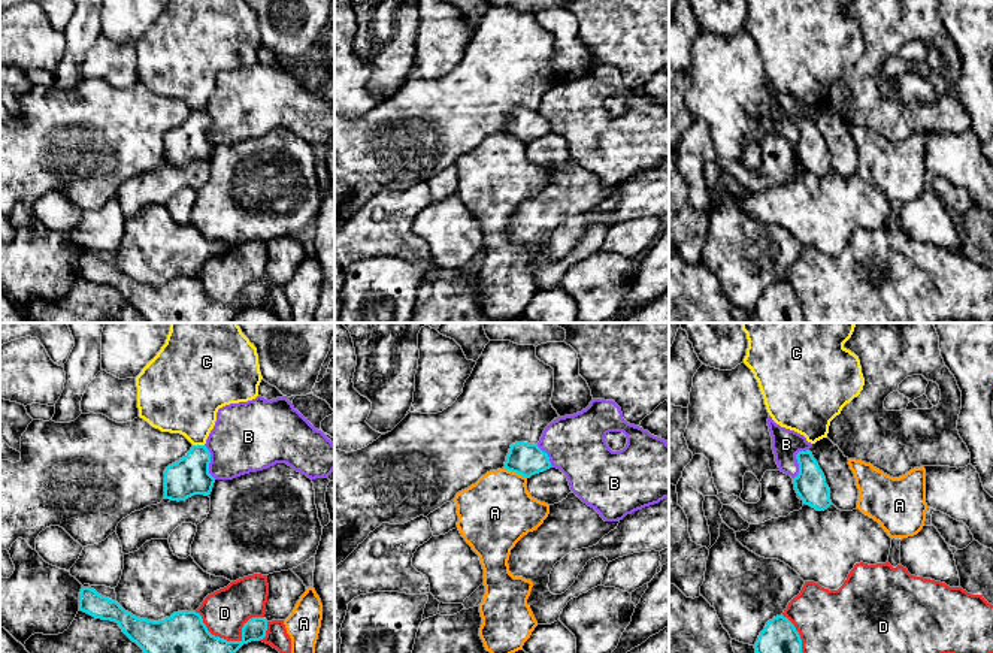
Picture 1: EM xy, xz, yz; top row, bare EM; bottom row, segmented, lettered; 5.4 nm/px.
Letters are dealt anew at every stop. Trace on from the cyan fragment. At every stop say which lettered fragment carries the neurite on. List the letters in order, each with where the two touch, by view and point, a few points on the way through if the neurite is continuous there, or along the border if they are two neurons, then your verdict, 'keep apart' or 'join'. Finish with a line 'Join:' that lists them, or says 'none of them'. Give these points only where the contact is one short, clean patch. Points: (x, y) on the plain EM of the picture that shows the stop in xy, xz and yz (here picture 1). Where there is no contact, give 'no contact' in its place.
A: xz (515, 136) | keep apart
B: yz (798, 126) | along yz (808, 114), (796, 120), (798, 139), (793, 144) | keep apart
C: xy (199, 111) | along xy (193, 109), (203, 111) | keep apart
D: xy (232, 307) | keep apart
Join: none of them

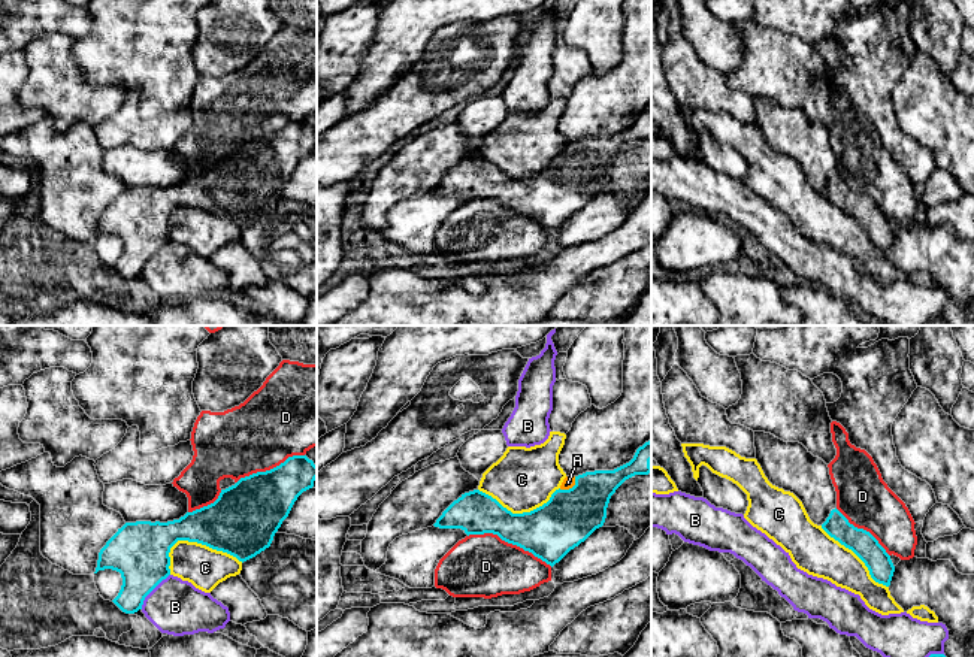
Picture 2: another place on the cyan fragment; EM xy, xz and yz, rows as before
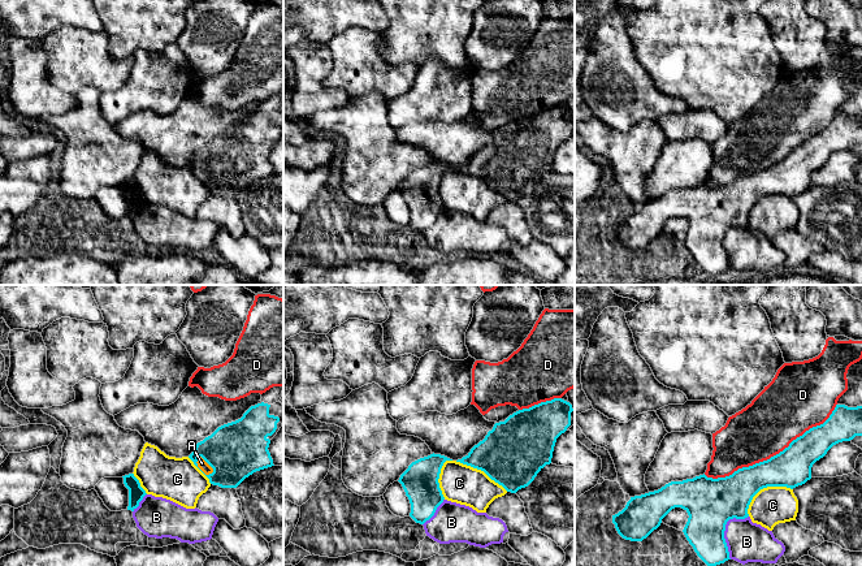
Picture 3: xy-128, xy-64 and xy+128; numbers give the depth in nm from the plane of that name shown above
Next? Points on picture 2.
A: xz (569, 154) | across xz (569, 182), (569, 154), (568, 148) | join
B: xy (151, 256) | keep apart
C: xy (205, 209) | keep apart
D: xz (510, 208) | keep apart
Join: A

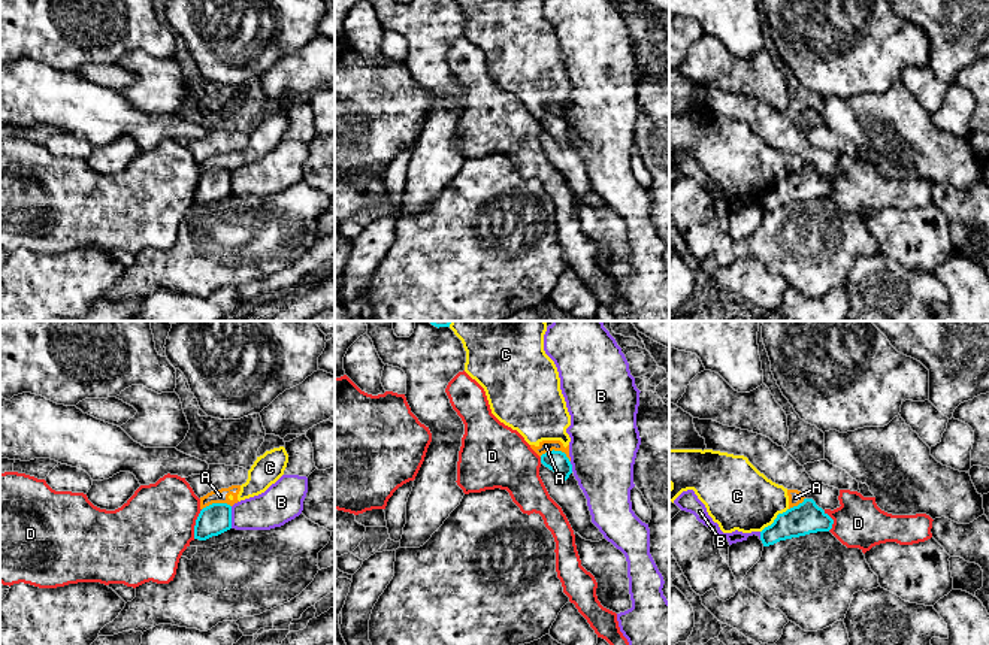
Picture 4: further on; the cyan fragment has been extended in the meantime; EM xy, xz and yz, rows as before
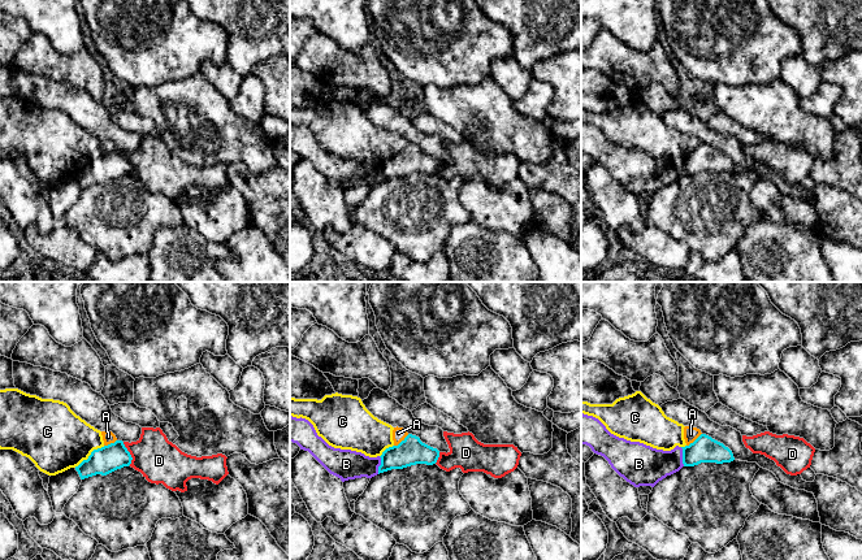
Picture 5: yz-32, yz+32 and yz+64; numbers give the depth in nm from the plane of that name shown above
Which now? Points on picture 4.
A: xz (556, 117) | along xz (540, 121), (547, 117), (560, 115), (569, 127) | keep apart
B: xy (230, 182) | keep apart
C: yz (774, 185) | keep apart
D: xy (196, 190) | keep apart
Join: none of them

